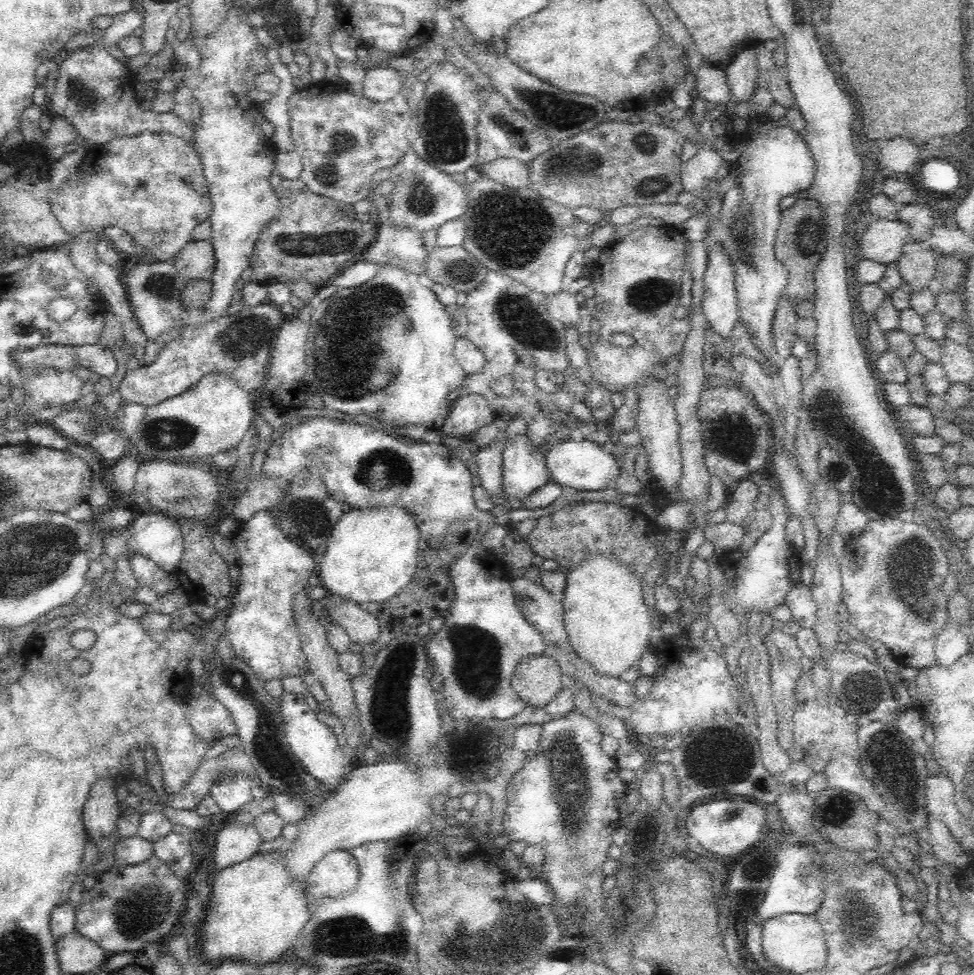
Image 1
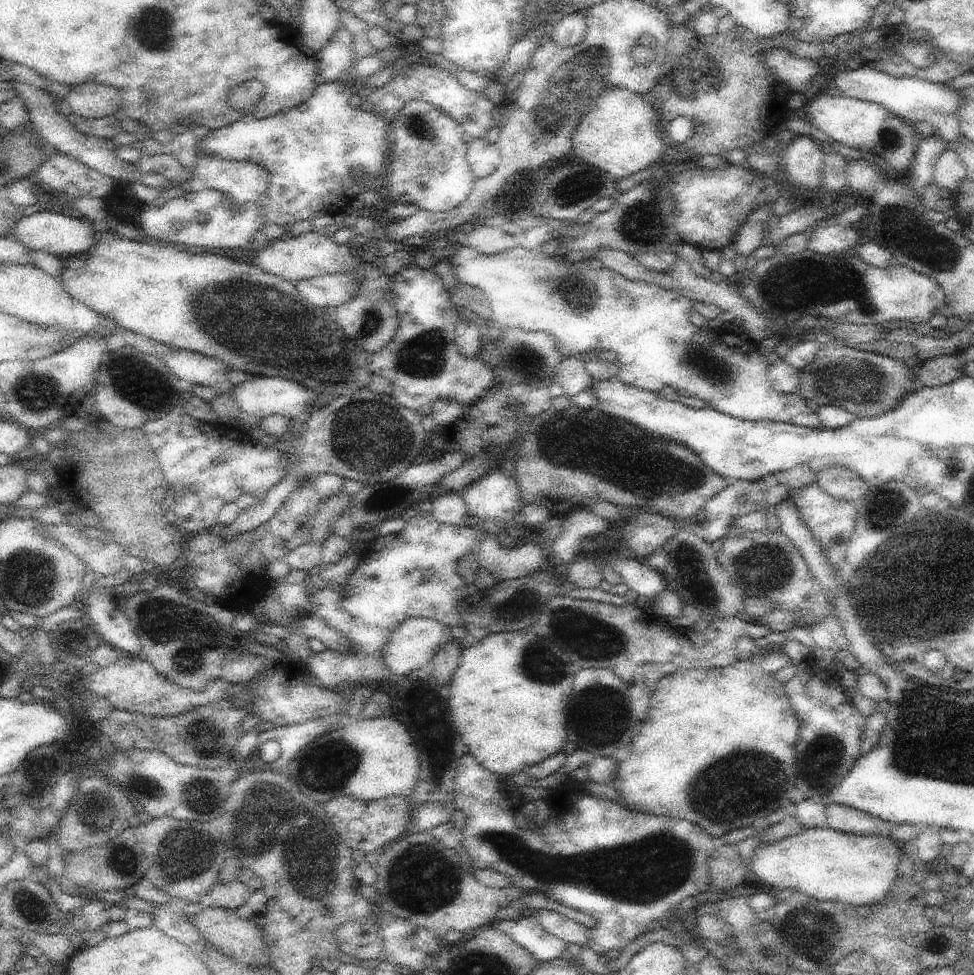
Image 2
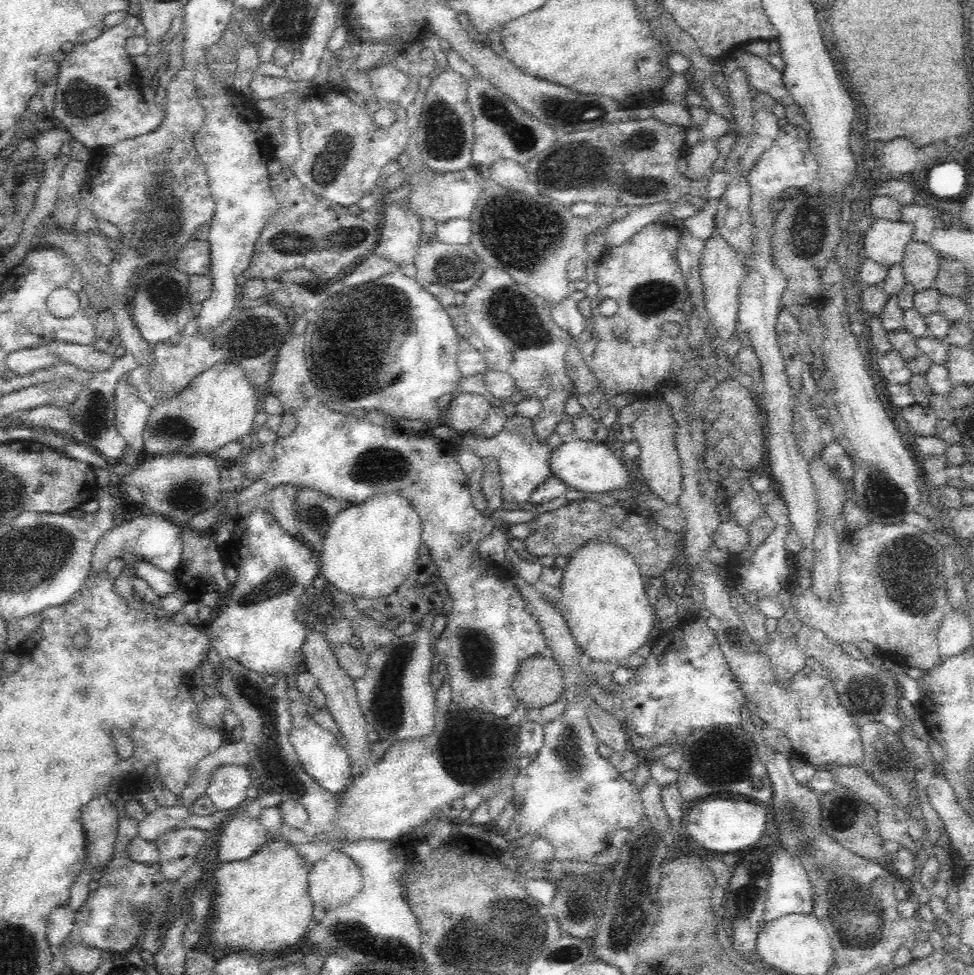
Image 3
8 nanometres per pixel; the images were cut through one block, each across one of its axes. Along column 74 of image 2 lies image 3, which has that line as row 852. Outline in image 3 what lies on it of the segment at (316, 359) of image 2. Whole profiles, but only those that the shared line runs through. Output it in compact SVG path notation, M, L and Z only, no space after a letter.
M284 840L268 842L260 852L246 858L244 862L222 862L214 872L216 892L214 892L214 924L210 926L210 940L214 948L220 946L228 952L246 952L246 954L262 954L266 950L282 950L286 946L294 946L300 938L306 936L312 920L312 900L310 900L310 884L308 884L308 868L302 862L300 852L294 844Z

